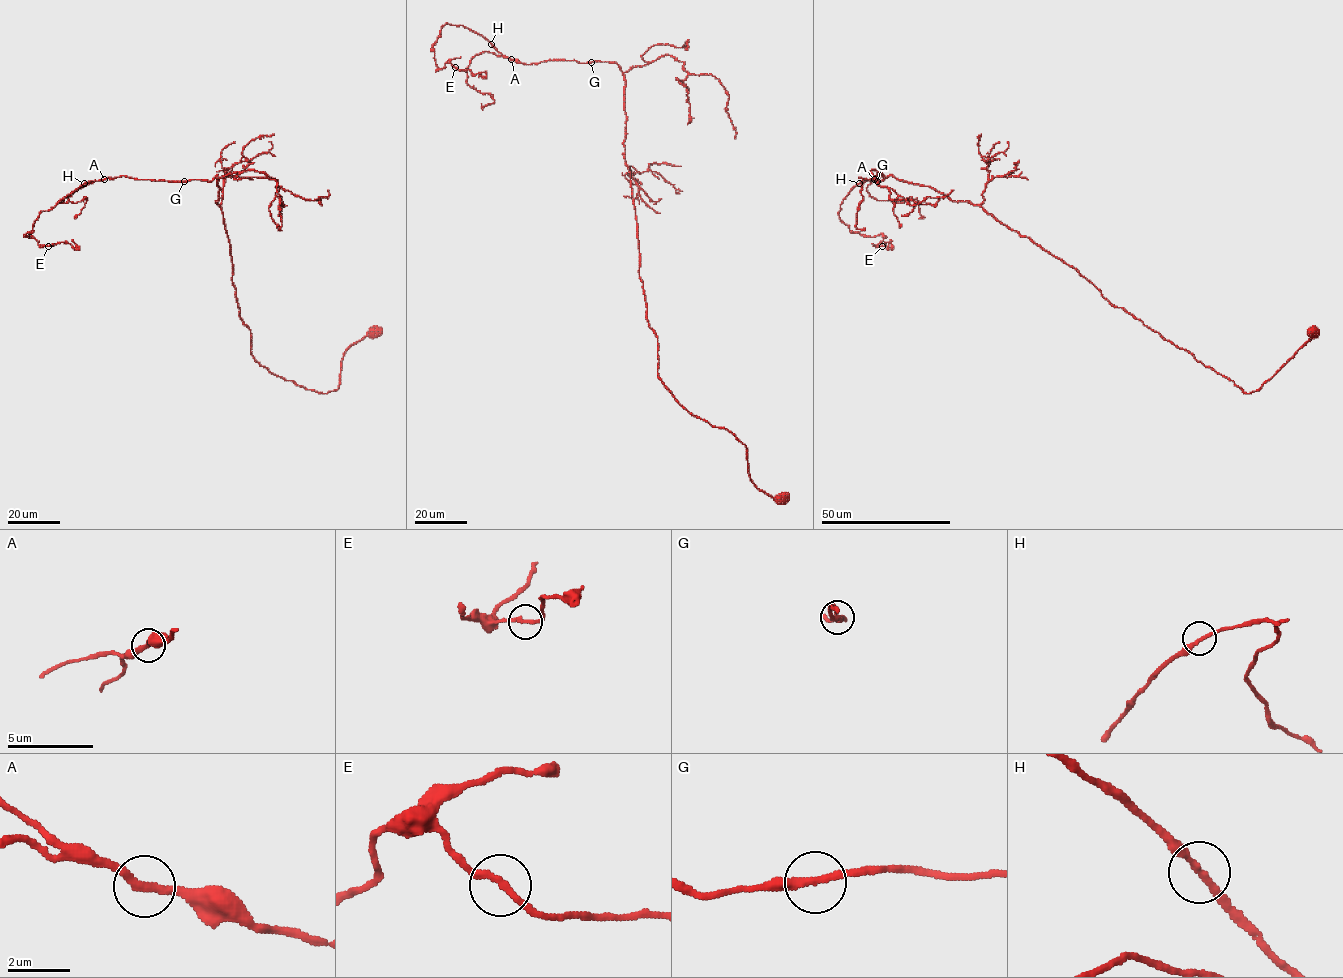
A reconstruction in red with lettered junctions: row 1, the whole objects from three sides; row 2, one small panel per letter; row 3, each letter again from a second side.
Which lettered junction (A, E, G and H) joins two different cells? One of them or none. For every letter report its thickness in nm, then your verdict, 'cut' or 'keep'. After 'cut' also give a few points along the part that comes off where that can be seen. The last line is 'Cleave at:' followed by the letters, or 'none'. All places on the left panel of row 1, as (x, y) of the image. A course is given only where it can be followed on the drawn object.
A: calibre 240 nm; keep
E: calibre 200 nm; keep
G: calibre 240 nm; keep
H: calibre 200 nm; keep
Cleave at: none

